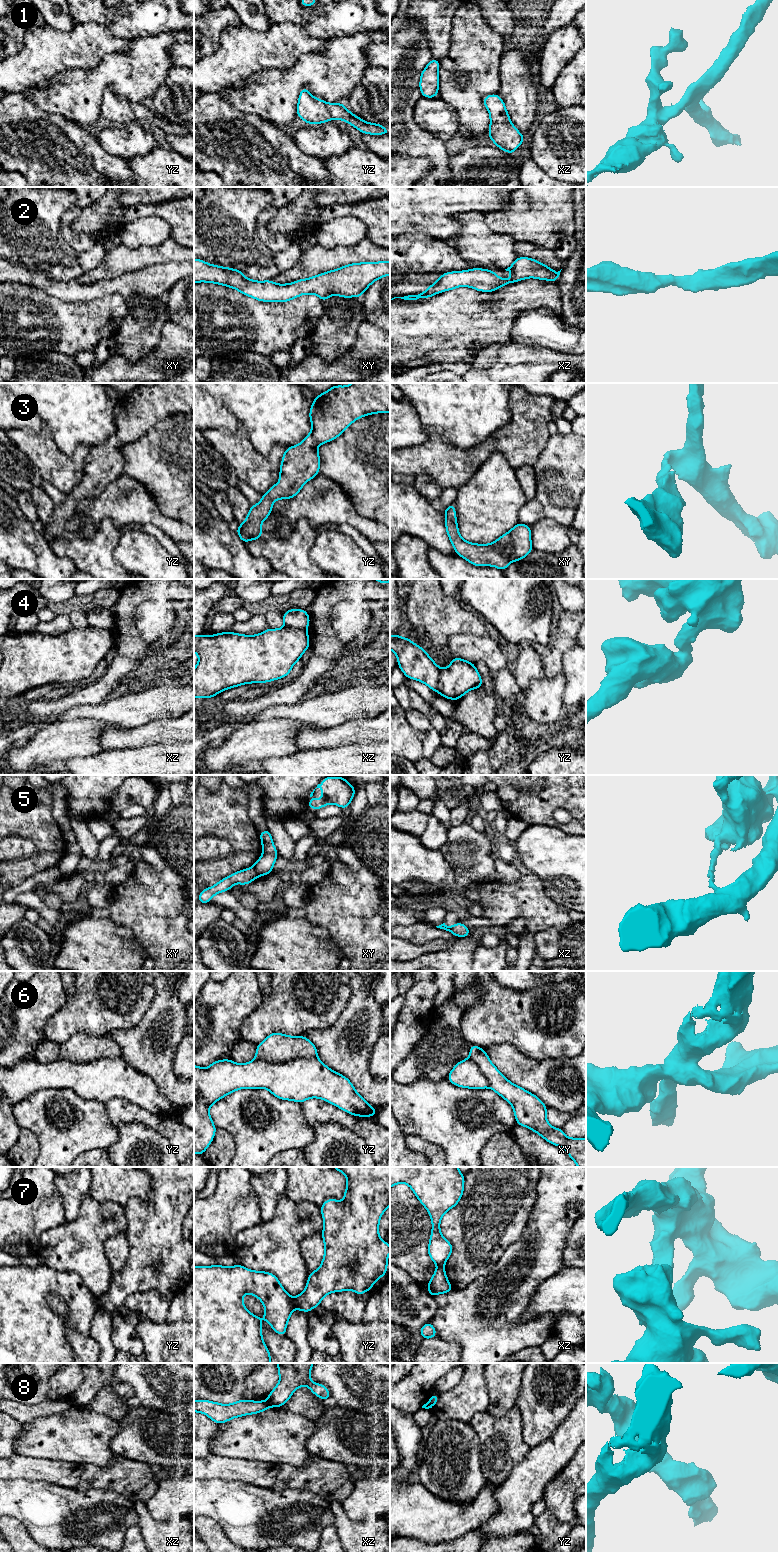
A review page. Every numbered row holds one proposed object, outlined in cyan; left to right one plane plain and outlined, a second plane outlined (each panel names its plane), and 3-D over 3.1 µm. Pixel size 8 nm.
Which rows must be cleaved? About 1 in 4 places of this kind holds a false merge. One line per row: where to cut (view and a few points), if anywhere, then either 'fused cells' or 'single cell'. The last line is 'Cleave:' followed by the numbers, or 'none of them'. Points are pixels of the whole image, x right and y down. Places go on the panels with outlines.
1: no cut; single cell
2: no cut; single cell
3: no cut; single cell
4: cut in yz along (440, 669), (438, 684), (435, 690); fused cells
5: cut in xy along (253, 867), (258, 875); fused cells
6: cut in yz along (316, 1055), (293, 1058), (285, 1062), (255, 1059); fused cells
7: cut in yz along (292, 1299), (295, 1307); fused cells
8: cut in xz along (267, 1400), (272, 1405); fused cells
Cleave: 4, 5, 6, 7, 8

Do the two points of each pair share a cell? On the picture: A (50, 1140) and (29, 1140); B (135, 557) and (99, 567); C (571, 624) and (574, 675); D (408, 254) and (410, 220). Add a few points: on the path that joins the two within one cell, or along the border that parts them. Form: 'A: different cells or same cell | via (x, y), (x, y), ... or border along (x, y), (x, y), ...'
A: different cells | border along (21, 1127), (30, 1129), (37, 1137), (37, 1156)
B: different cells | border along (118, 538), (114, 557), (123, 568)
C: different cells | border along (575, 644), (562, 654), (561, 668)
D: different cells | border along (400, 234), (426, 234), (432, 237)

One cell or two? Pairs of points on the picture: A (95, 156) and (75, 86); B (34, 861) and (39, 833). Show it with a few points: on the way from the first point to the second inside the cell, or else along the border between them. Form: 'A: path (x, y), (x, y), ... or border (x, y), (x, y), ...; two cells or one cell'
A: border (62, 115), (75, 121), (82, 127); two cells
B: path (41, 854), (41, 840); one cell

